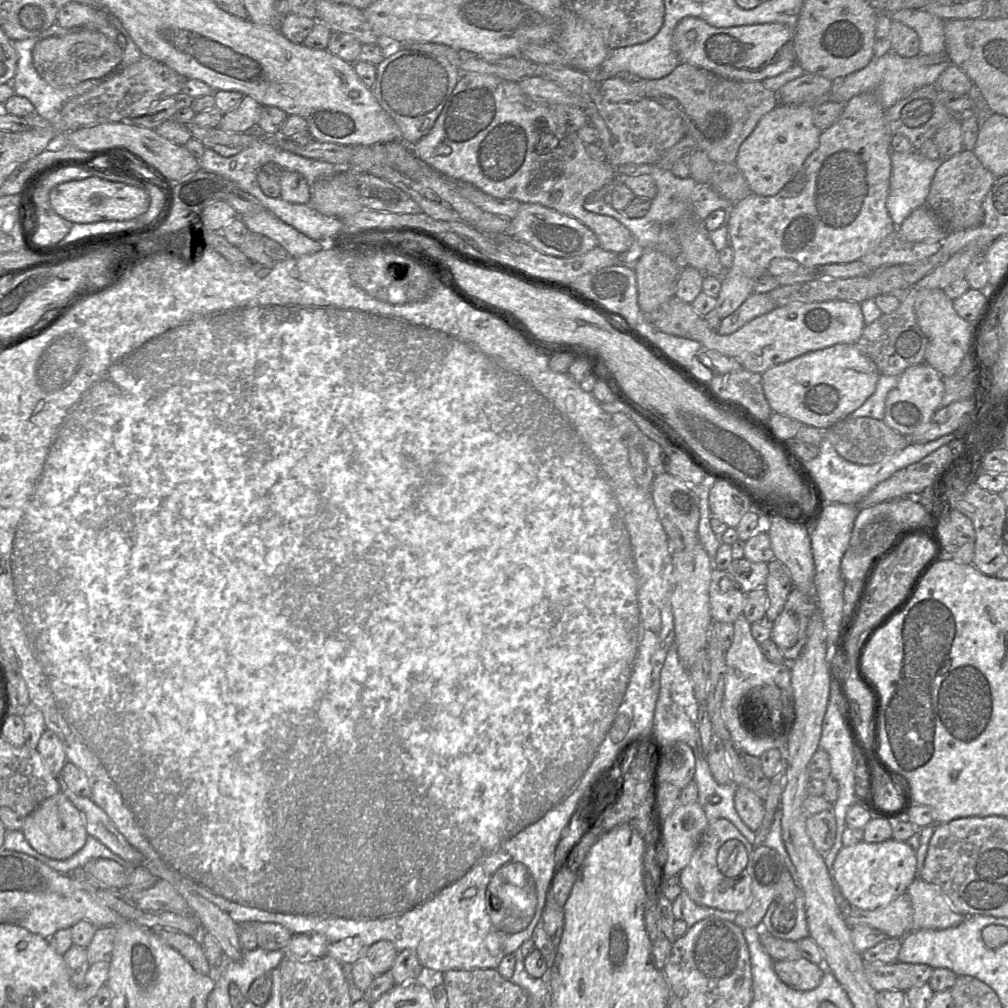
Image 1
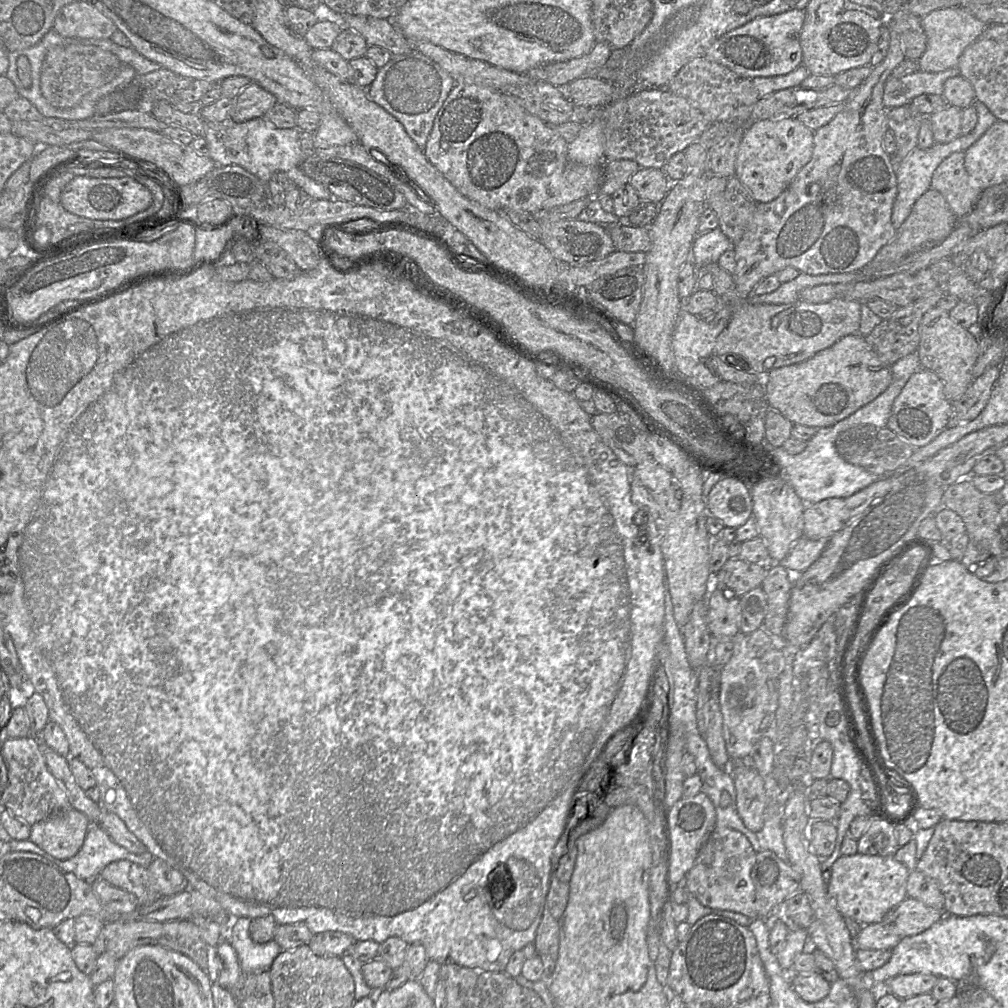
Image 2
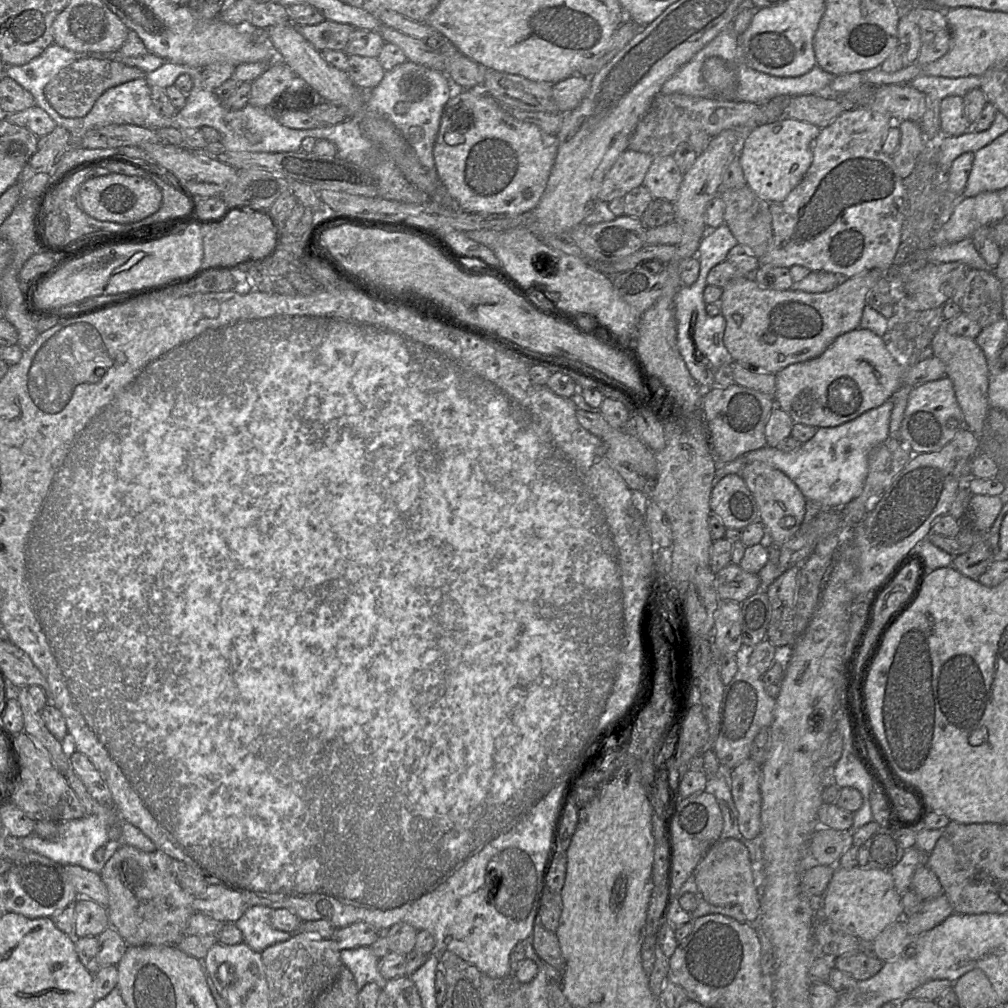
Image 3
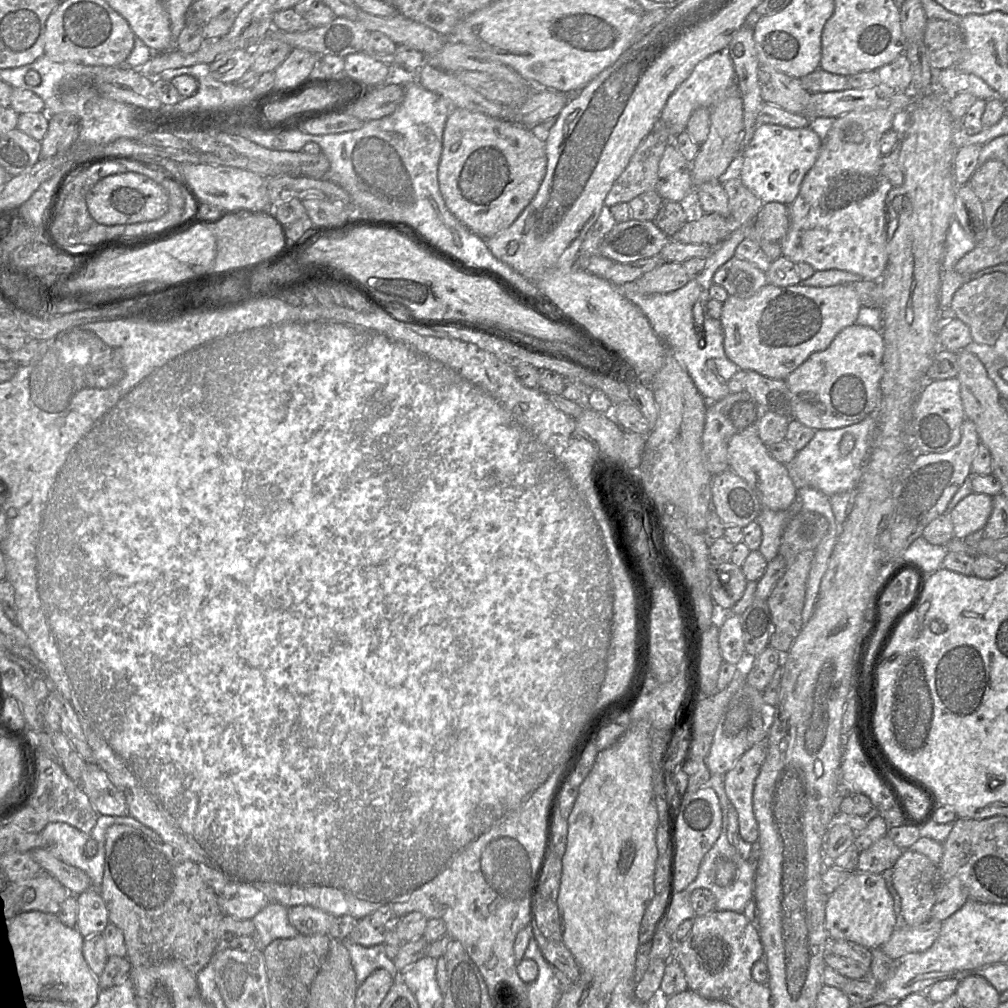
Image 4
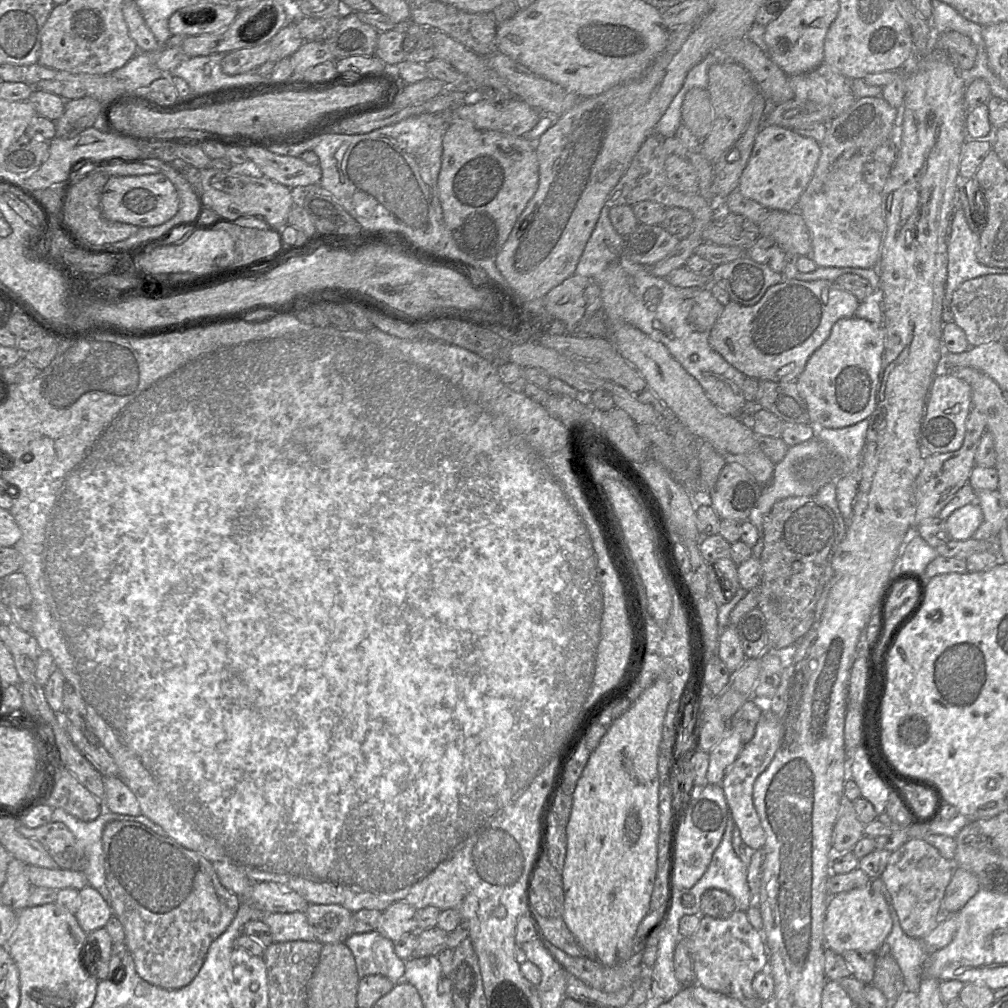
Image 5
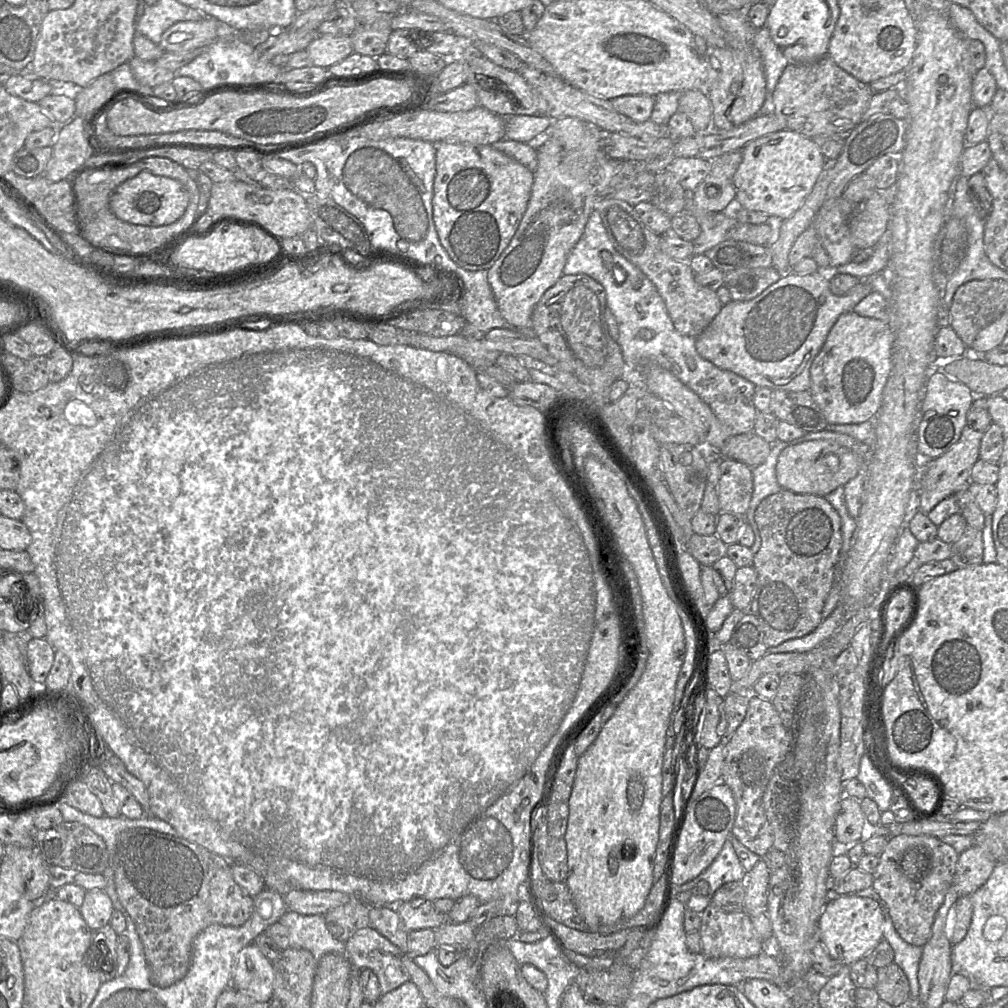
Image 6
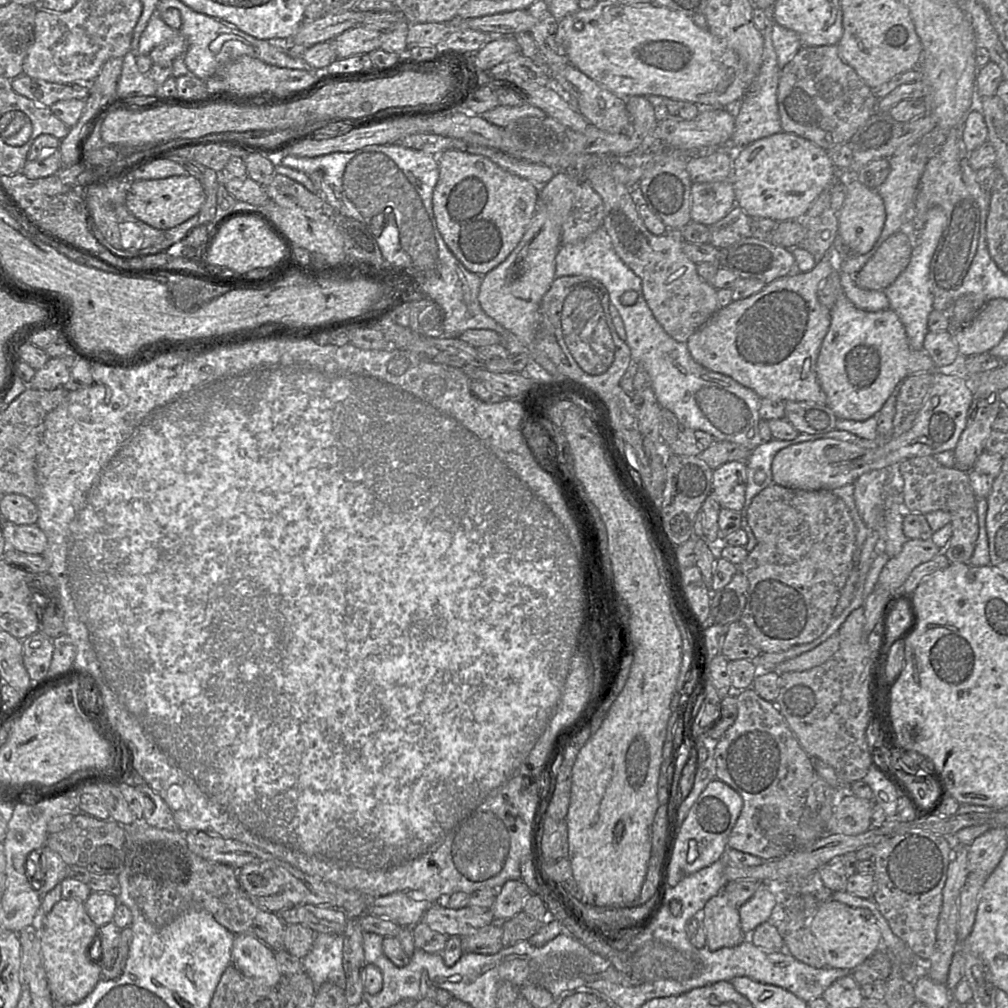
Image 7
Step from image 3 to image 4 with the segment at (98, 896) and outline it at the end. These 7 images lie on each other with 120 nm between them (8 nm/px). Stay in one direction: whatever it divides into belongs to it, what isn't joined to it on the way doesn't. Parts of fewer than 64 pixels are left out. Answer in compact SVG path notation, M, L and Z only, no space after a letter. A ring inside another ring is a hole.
M36 848L31 851L31 855L41 868L55 877L71 895L78 895L92 888L91 880L83 870L65 863L50 851Z

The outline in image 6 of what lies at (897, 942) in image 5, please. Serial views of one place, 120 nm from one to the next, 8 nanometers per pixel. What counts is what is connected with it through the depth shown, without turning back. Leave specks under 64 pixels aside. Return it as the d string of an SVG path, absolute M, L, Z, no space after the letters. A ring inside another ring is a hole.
M873 887L858 891L854 894L845 895L867 897L878 903L884 918L883 939L889 943L894 951L893 962L903 970L908 979L910 986L910 1000L917 1000L919 998L918 969L922 957L923 947L911 945L900 937L894 927L886 903L881 899Z

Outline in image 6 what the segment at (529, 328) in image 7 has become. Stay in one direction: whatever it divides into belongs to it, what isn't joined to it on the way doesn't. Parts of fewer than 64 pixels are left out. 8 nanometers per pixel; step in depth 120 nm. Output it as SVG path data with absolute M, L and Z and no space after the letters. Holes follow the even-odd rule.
M563 117L553 120L551 126L538 141L528 143L537 151L537 168L526 211L509 245L487 270L488 282L502 316L512 326L529 326L534 307L544 294L563 275L568 255L583 235L585 225L595 210L598 194L590 182L590 173L598 158L607 156L599 145L598 127L580 119Z

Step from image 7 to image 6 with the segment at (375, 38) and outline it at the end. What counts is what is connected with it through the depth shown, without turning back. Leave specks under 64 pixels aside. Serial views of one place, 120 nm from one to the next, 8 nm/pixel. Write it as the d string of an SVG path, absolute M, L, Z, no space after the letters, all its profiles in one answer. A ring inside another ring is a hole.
M324 34L317 36L305 49L314 66L328 69L354 52L350 36Z

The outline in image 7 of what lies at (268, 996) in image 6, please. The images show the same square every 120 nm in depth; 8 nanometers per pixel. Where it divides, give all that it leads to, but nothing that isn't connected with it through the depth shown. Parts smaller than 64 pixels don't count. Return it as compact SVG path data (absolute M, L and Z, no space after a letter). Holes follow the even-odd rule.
M235 934L232 964L245 976L276 988L281 979L274 950L249 934Z

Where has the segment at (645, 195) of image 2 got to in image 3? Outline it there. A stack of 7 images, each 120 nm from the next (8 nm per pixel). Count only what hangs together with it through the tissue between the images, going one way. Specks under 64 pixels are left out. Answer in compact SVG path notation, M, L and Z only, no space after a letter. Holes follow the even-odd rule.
M672 155L654 158L643 181L652 197L674 203L683 179Z

